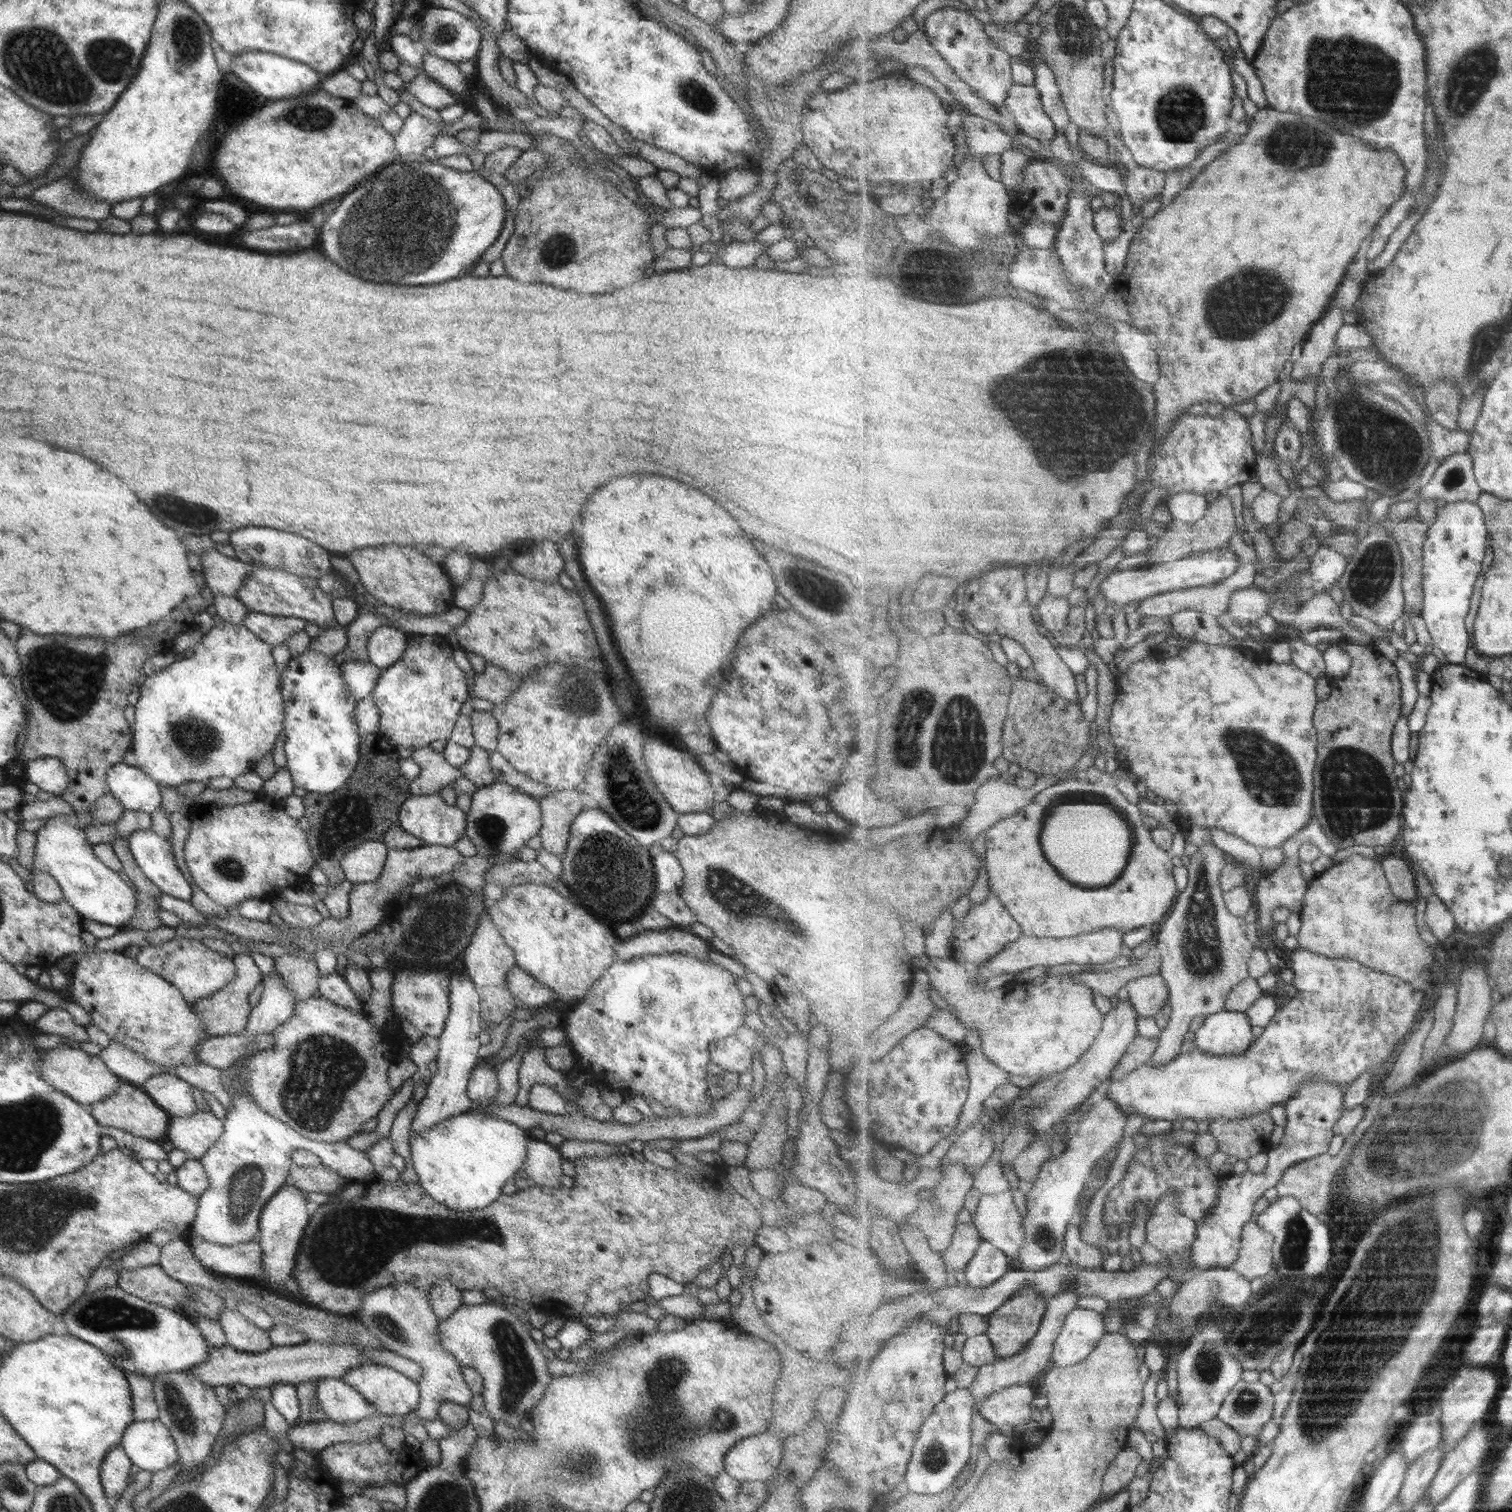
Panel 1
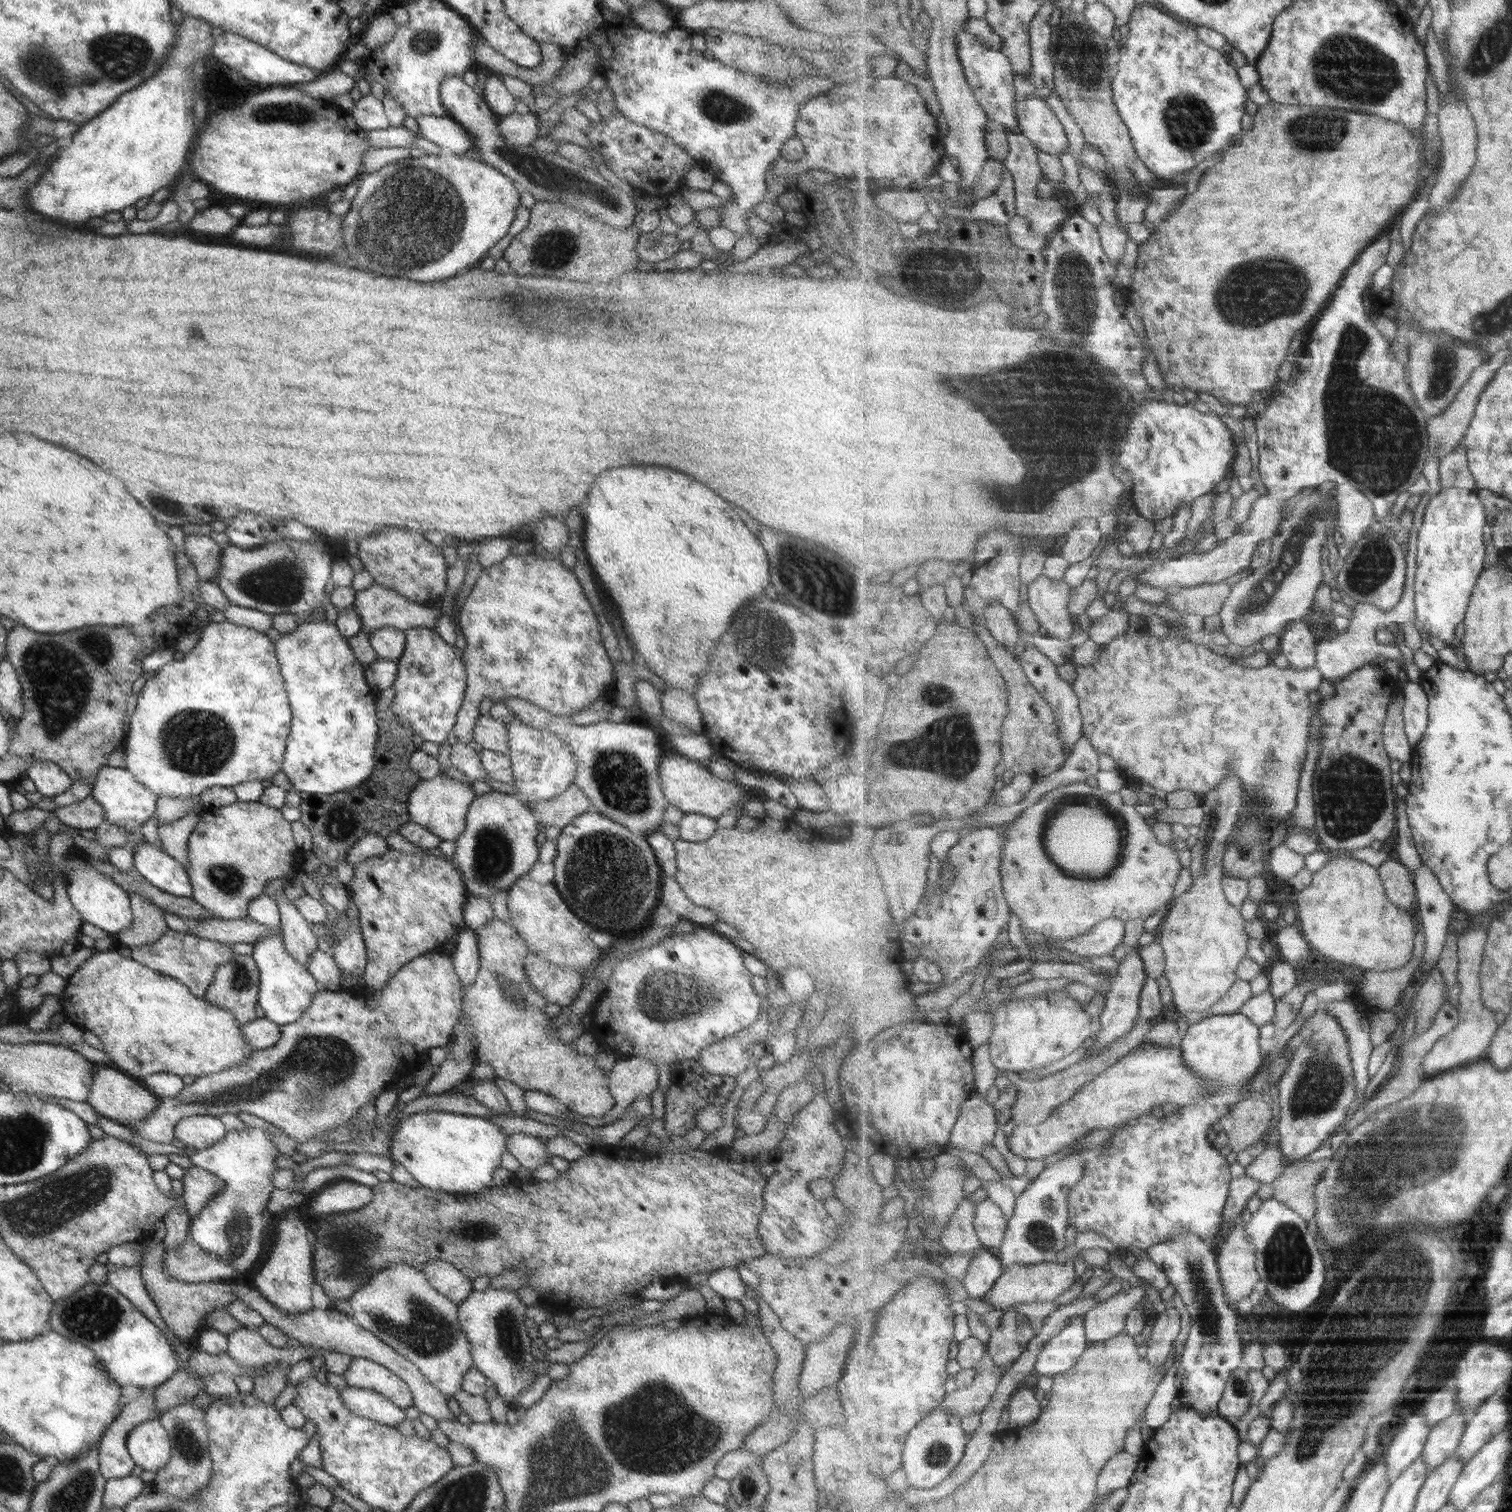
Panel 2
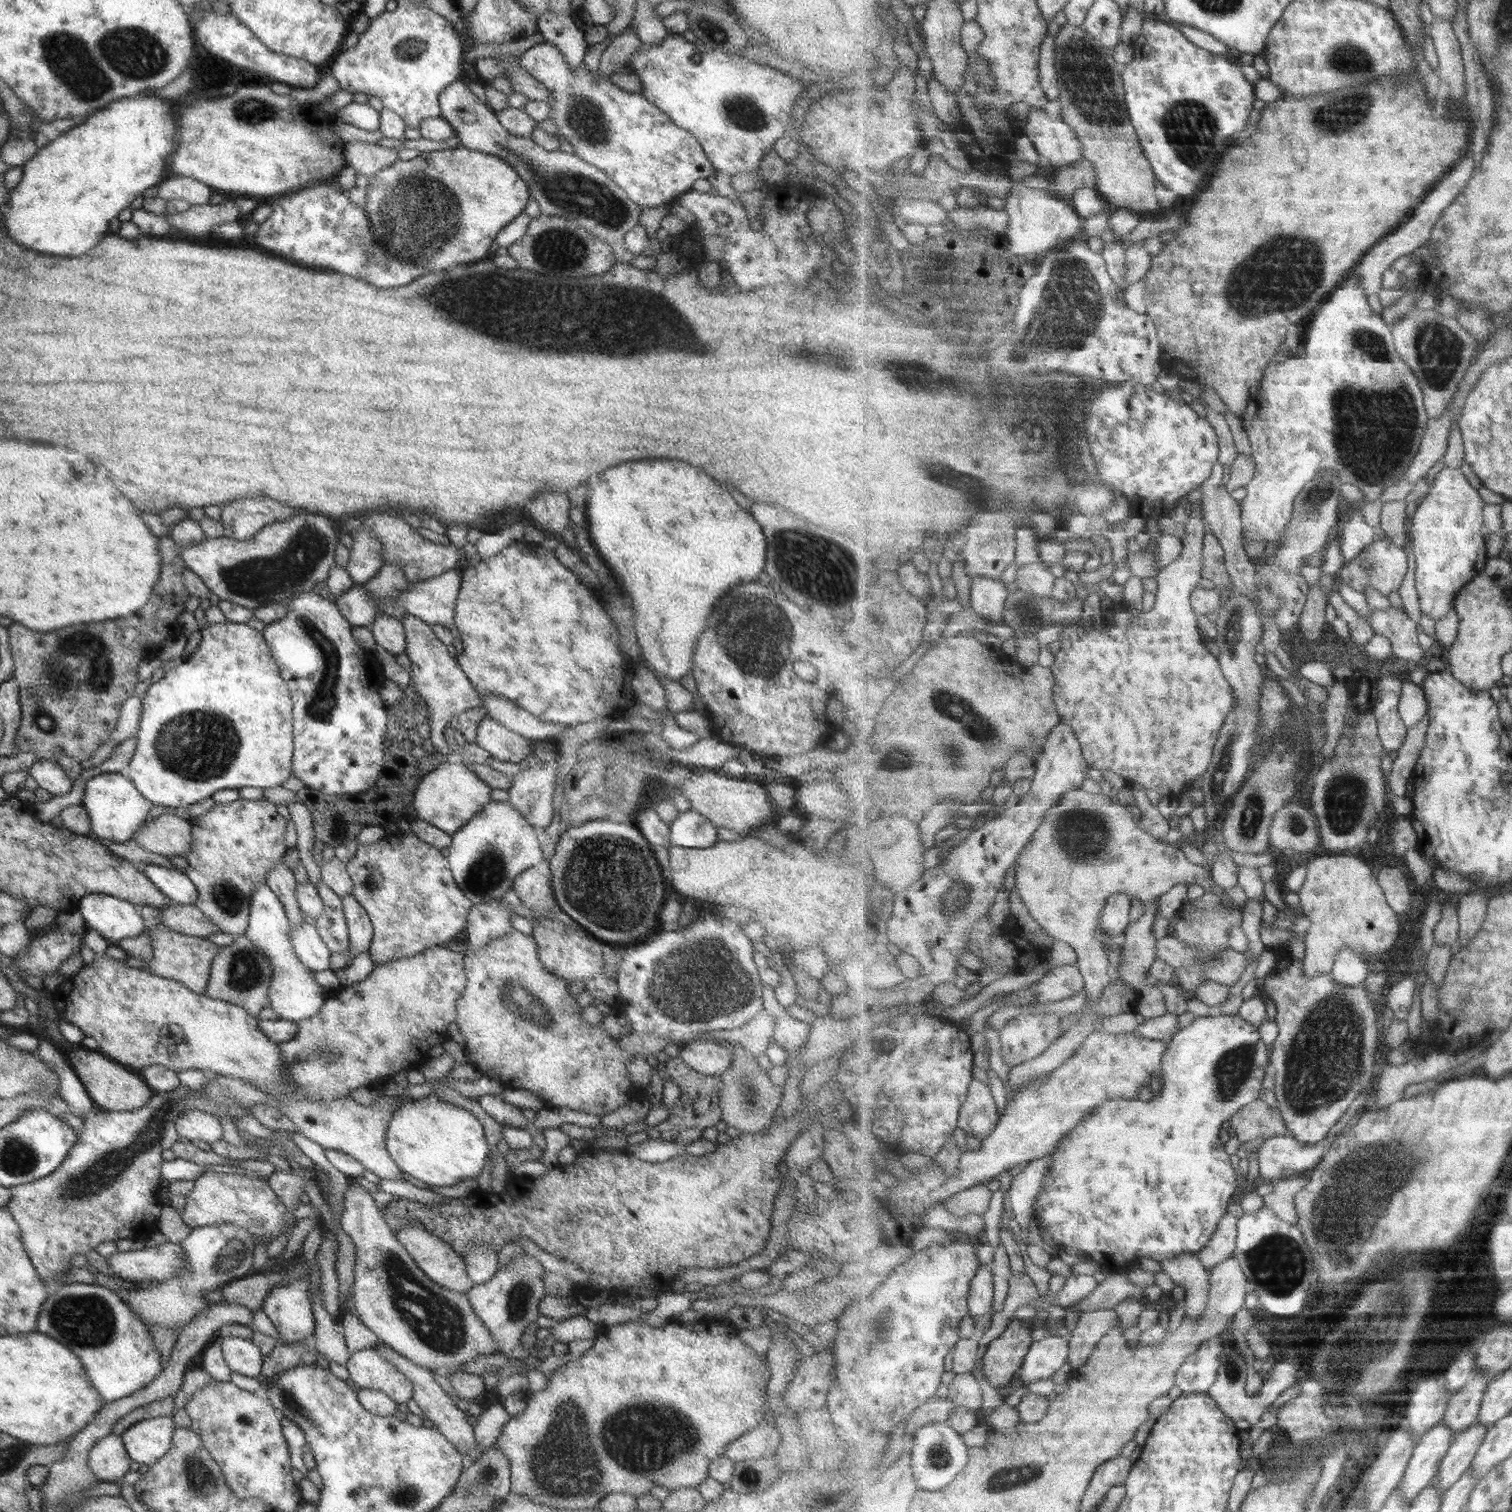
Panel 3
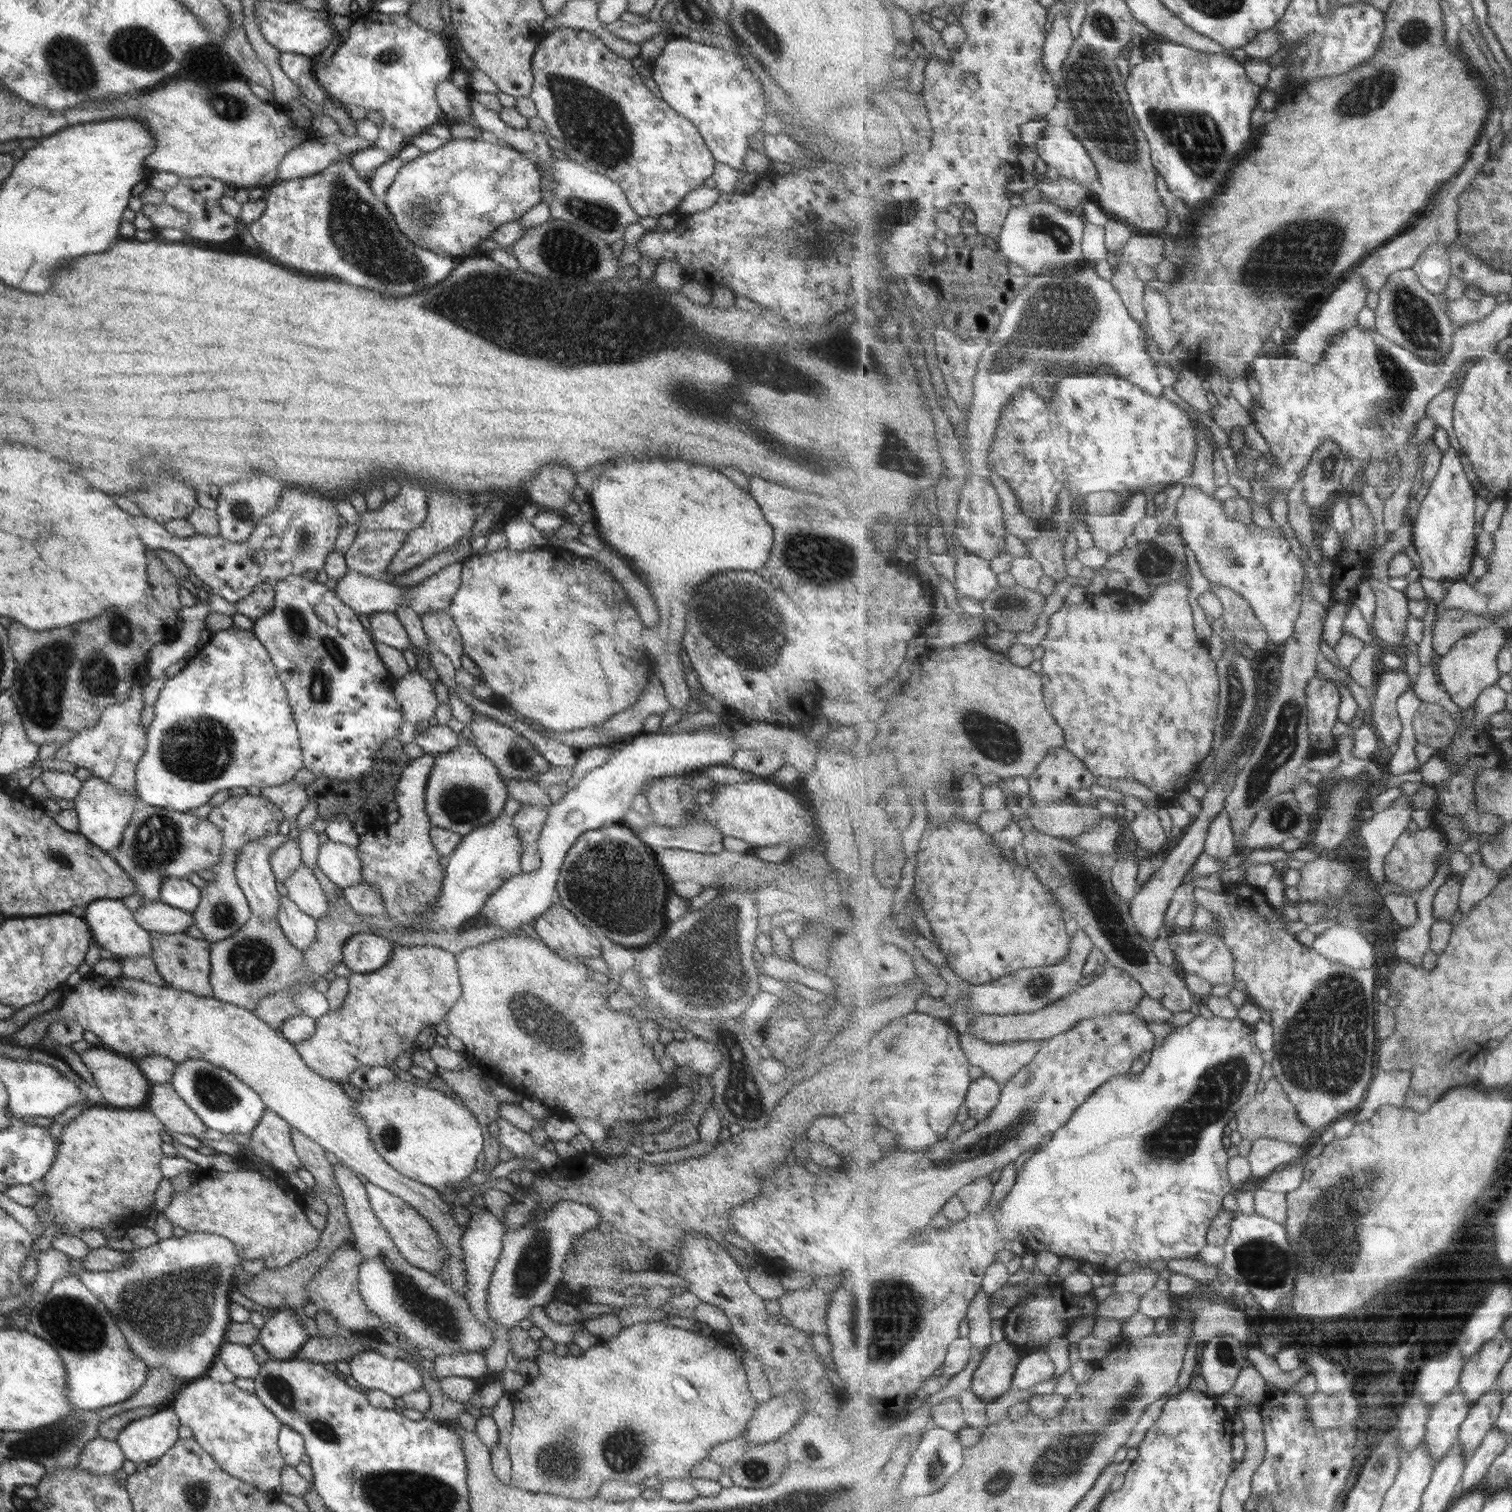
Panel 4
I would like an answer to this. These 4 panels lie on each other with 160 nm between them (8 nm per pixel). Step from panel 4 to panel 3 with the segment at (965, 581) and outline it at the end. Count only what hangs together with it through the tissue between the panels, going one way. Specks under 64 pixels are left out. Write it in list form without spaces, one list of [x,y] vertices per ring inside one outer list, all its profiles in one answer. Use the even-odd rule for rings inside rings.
[[[971,576],[974,612],[991,625],[1003,625],[1003,613],[1008,599],[1006,583],[990,576]]]

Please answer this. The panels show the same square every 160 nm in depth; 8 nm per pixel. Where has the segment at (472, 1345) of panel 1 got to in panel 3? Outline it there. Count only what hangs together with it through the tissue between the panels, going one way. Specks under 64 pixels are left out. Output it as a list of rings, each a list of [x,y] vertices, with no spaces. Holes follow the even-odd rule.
[[[525,1254],[524,1257],[514,1259],[512,1265],[497,1271],[481,1286],[472,1286],[465,1294],[474,1316],[489,1331],[496,1350],[501,1354],[509,1355],[510,1350],[520,1344],[520,1336],[527,1325],[539,1316],[538,1304],[545,1294],[539,1279],[541,1271],[541,1265]]]

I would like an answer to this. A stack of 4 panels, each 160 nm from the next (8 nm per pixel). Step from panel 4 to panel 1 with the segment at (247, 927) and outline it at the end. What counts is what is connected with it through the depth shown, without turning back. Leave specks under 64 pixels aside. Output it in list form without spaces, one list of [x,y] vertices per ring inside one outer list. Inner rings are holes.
[[[238,953],[234,955],[232,962],[233,966],[235,966],[235,979],[223,986],[221,991],[217,991],[217,993],[200,999],[191,1005],[193,1013],[205,1025],[205,1033],[209,1037],[237,1035],[244,1031],[245,1024],[247,1024],[247,1019],[252,1010],[248,1004],[247,997],[262,978],[262,974],[259,972],[257,966],[254,965],[249,954]]]

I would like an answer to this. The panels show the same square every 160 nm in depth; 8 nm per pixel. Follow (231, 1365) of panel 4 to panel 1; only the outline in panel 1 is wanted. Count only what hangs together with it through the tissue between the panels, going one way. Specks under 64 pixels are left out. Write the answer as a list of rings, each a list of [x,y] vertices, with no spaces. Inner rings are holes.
[[[233,1305],[221,1310],[218,1323],[224,1332],[227,1346],[244,1352],[258,1353],[272,1347],[268,1332],[249,1322]]]

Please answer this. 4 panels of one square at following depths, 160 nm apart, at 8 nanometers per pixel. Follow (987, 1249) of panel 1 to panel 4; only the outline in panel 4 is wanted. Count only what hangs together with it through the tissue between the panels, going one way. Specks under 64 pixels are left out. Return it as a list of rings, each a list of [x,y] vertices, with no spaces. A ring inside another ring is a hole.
[[[981,1289],[976,1297],[973,1299],[972,1305],[968,1310],[968,1319],[970,1320],[969,1340],[975,1348],[979,1349],[980,1361],[988,1352],[988,1348],[994,1343],[991,1338],[991,1314],[990,1308],[990,1294]]]

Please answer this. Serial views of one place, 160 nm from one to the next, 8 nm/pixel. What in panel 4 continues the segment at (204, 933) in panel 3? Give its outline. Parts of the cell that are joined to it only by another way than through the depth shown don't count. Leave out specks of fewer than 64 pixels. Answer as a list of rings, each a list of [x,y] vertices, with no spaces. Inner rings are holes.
[[[159,900],[143,902],[133,912],[135,922],[148,933],[185,933],[193,925],[192,913],[171,908]]]

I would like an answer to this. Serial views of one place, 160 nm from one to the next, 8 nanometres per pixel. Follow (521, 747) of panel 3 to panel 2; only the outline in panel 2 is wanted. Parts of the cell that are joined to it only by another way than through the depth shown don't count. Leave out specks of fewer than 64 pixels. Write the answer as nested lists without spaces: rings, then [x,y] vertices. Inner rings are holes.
[[[488,714],[478,715],[470,736],[483,750],[507,753],[506,730],[501,719],[491,718]]]

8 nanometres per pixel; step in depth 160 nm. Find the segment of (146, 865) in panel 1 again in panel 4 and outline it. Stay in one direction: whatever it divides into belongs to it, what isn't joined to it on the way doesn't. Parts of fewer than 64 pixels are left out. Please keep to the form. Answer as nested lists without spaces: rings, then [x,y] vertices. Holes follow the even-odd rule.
[[[162,878],[158,900],[171,908],[192,913],[198,905],[200,889],[189,883],[188,879]]]

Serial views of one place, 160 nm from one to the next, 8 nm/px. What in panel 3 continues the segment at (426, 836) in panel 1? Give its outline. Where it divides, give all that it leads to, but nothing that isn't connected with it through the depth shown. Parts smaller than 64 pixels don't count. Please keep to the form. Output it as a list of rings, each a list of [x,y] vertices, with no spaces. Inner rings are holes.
[[[456,760],[446,764],[438,764],[427,774],[419,778],[412,798],[414,816],[431,826],[452,835],[463,826],[474,812],[490,800],[490,788],[479,780],[469,769]]]

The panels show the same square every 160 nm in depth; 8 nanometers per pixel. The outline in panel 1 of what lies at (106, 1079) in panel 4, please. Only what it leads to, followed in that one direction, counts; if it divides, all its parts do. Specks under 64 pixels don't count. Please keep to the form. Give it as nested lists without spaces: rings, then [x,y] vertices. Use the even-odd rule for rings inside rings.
[[[120,1082],[119,1088],[109,1097],[93,1105],[87,1106],[89,1115],[100,1127],[116,1128],[127,1134],[157,1142],[165,1136],[168,1129],[169,1116],[139,1086]]]

